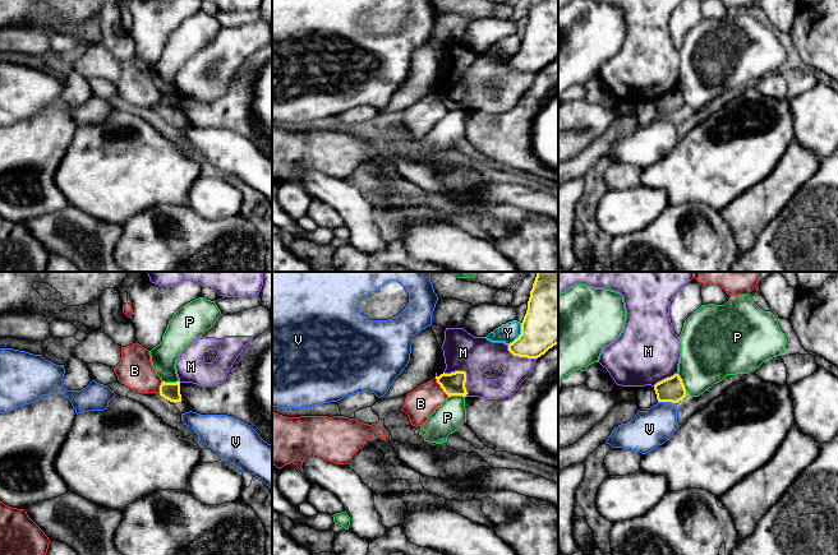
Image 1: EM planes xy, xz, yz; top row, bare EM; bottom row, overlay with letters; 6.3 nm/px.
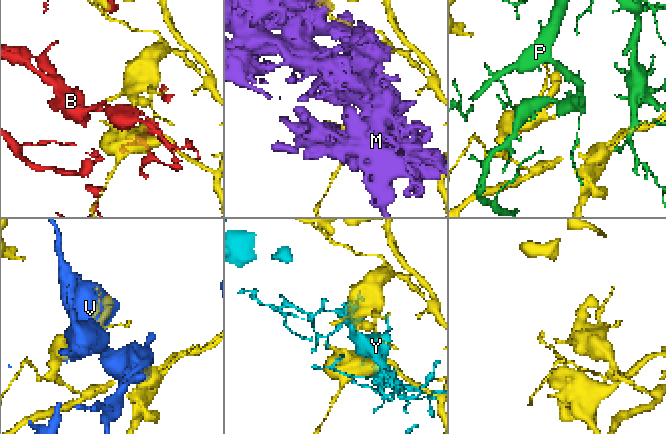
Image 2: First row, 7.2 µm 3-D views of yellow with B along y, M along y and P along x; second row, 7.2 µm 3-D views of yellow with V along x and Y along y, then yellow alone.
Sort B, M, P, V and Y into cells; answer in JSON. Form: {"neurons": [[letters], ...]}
{"neurons": [["B"], ["M"], ["P"], ["V"], ["Y"]]}

